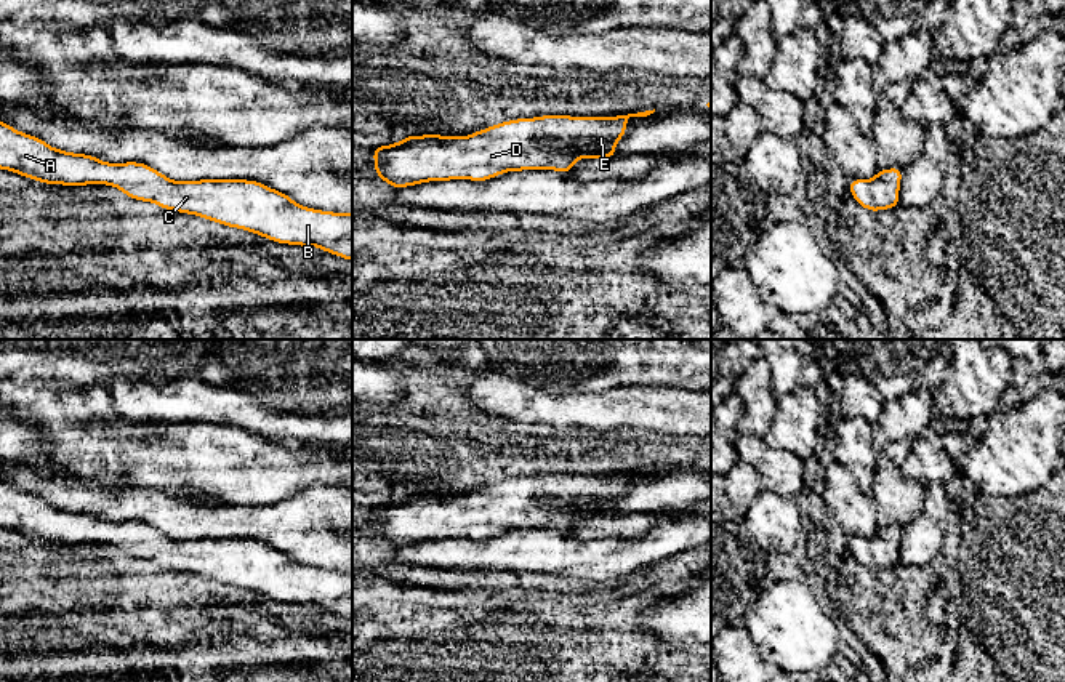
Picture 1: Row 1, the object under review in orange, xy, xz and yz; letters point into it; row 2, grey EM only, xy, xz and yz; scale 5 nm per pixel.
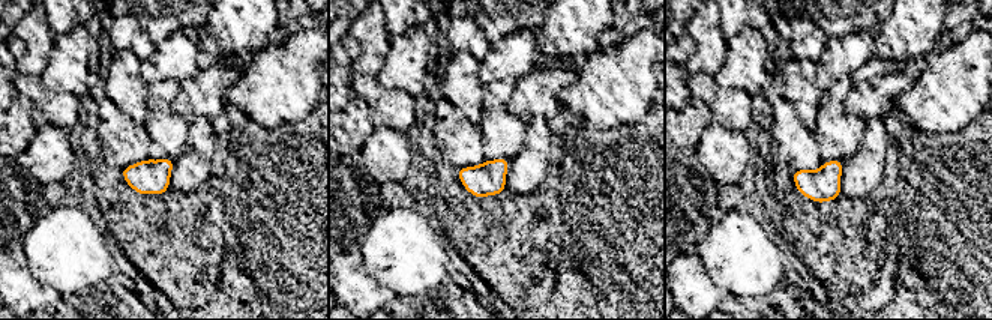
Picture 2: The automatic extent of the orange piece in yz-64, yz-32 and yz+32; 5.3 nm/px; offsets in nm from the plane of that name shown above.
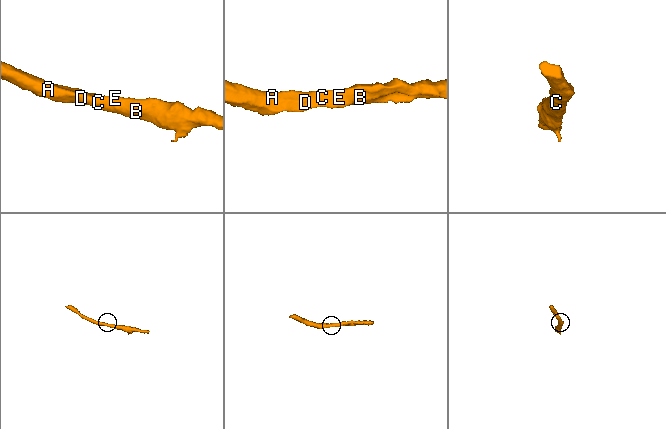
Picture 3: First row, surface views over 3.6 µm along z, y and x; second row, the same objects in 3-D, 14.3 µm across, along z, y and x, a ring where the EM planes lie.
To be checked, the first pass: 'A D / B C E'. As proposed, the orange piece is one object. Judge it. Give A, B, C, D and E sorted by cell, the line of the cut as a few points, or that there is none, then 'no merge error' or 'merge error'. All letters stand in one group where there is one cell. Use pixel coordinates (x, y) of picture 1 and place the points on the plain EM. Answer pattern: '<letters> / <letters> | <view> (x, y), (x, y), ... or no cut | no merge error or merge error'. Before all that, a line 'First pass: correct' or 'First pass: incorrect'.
First pass: incorrect
A B C D E | no cut | no merge error

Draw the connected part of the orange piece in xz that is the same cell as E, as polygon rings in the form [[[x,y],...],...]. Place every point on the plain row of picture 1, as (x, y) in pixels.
[[[653,469],[613,475],[540,474],[514,477],[468,495],[410,493],[400,501],[372,507],[376,536],[394,548],[431,540],[488,540],[506,530],[554,528],[569,532],[578,517],[617,516],[615,503],[625,495],[629,475],[647,475]]]

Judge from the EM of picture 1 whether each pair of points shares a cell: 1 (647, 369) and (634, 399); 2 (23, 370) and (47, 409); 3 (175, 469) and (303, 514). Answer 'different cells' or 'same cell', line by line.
1: different cells
2: different cells
3: different cells

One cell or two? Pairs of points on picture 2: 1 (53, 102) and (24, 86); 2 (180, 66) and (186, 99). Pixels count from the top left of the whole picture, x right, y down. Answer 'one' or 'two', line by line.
1: one
2: two

